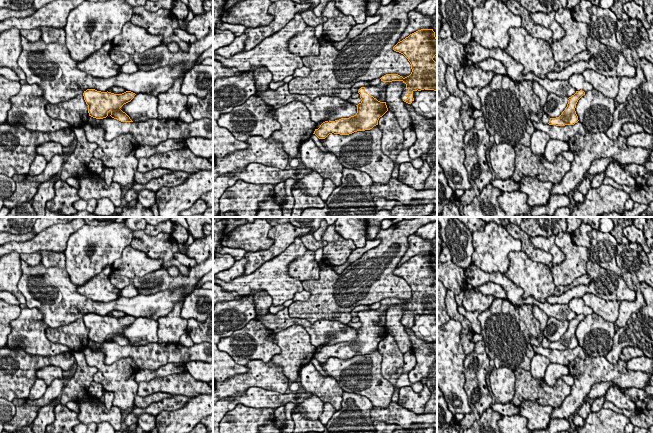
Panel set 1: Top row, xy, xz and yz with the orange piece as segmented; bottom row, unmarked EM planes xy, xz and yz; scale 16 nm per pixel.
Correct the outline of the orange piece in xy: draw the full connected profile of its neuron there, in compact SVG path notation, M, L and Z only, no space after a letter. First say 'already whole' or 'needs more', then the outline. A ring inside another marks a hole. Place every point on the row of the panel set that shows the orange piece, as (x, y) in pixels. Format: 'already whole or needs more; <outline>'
already whole; M87 89L83 96L88 105L89 116L96 119L103 119L111 112L111 117L121 122L133 122L130 117L120 108L130 102L136 94L126 91L122 94L114 94L111 92L101 92L95 89Z

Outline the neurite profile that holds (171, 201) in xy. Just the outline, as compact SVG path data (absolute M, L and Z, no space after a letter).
M213 170L192 173L184 183L177 186L161 187L156 192L159 217L179 217L182 211L190 209L198 199L210 191L213 191Z

